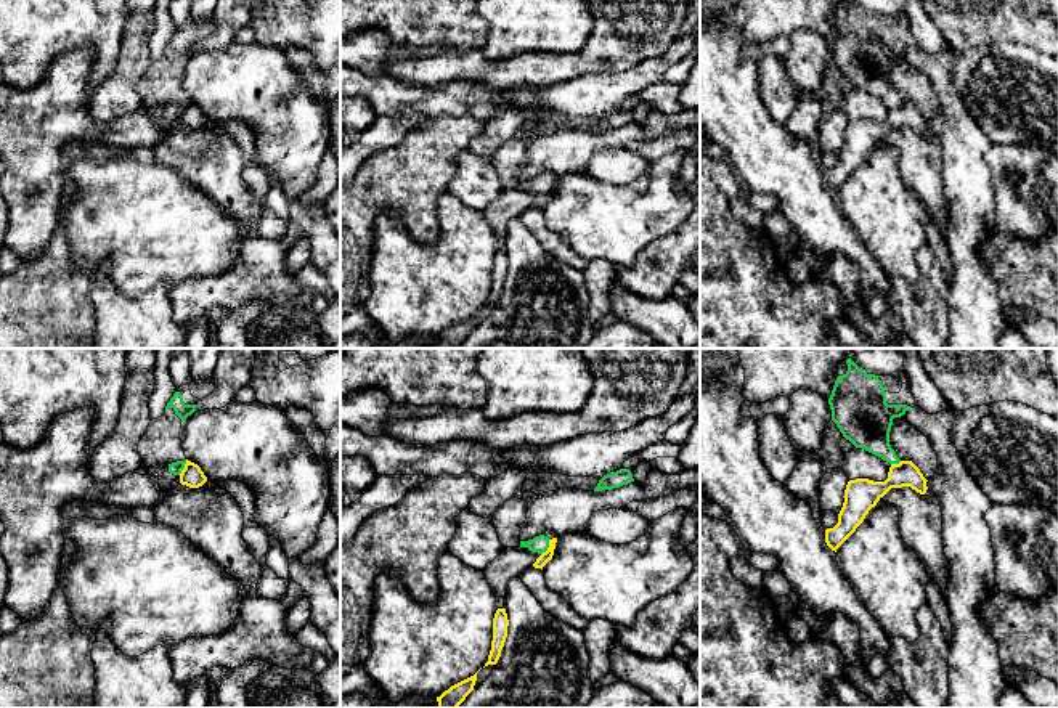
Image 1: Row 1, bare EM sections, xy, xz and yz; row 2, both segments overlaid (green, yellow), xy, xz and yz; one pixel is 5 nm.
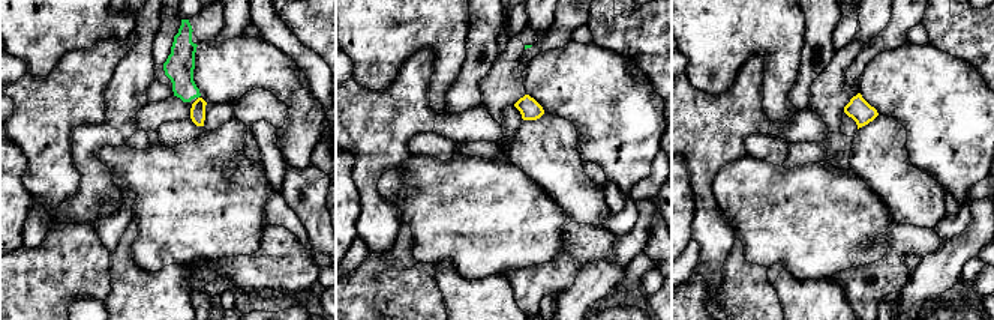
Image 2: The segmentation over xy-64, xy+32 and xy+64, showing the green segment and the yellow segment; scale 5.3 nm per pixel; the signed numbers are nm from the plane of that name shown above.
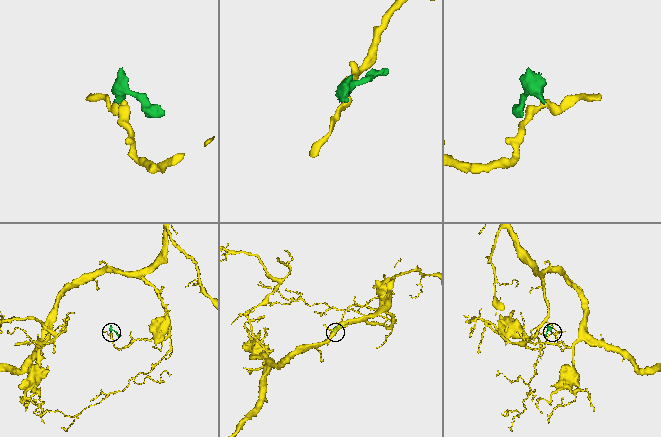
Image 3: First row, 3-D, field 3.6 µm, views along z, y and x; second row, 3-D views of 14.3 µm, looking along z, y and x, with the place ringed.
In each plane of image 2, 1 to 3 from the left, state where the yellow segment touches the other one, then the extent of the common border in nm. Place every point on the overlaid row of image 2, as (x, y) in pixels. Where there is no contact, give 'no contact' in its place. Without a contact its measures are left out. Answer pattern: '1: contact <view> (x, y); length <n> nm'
1: no contact
2: no contact
3: no contact

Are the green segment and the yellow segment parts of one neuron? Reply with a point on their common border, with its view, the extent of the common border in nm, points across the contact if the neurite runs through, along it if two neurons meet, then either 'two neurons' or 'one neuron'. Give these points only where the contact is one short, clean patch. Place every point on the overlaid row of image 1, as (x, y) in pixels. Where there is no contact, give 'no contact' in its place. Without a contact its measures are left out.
xz (548, 546) | 90 nm | along xz (549, 540), (549, 546), (541, 554) | two neurons

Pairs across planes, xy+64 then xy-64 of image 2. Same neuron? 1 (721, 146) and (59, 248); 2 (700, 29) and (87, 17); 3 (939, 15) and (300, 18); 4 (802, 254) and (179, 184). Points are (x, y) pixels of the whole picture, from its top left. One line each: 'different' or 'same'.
1: different
2: same
3: same
4: same

